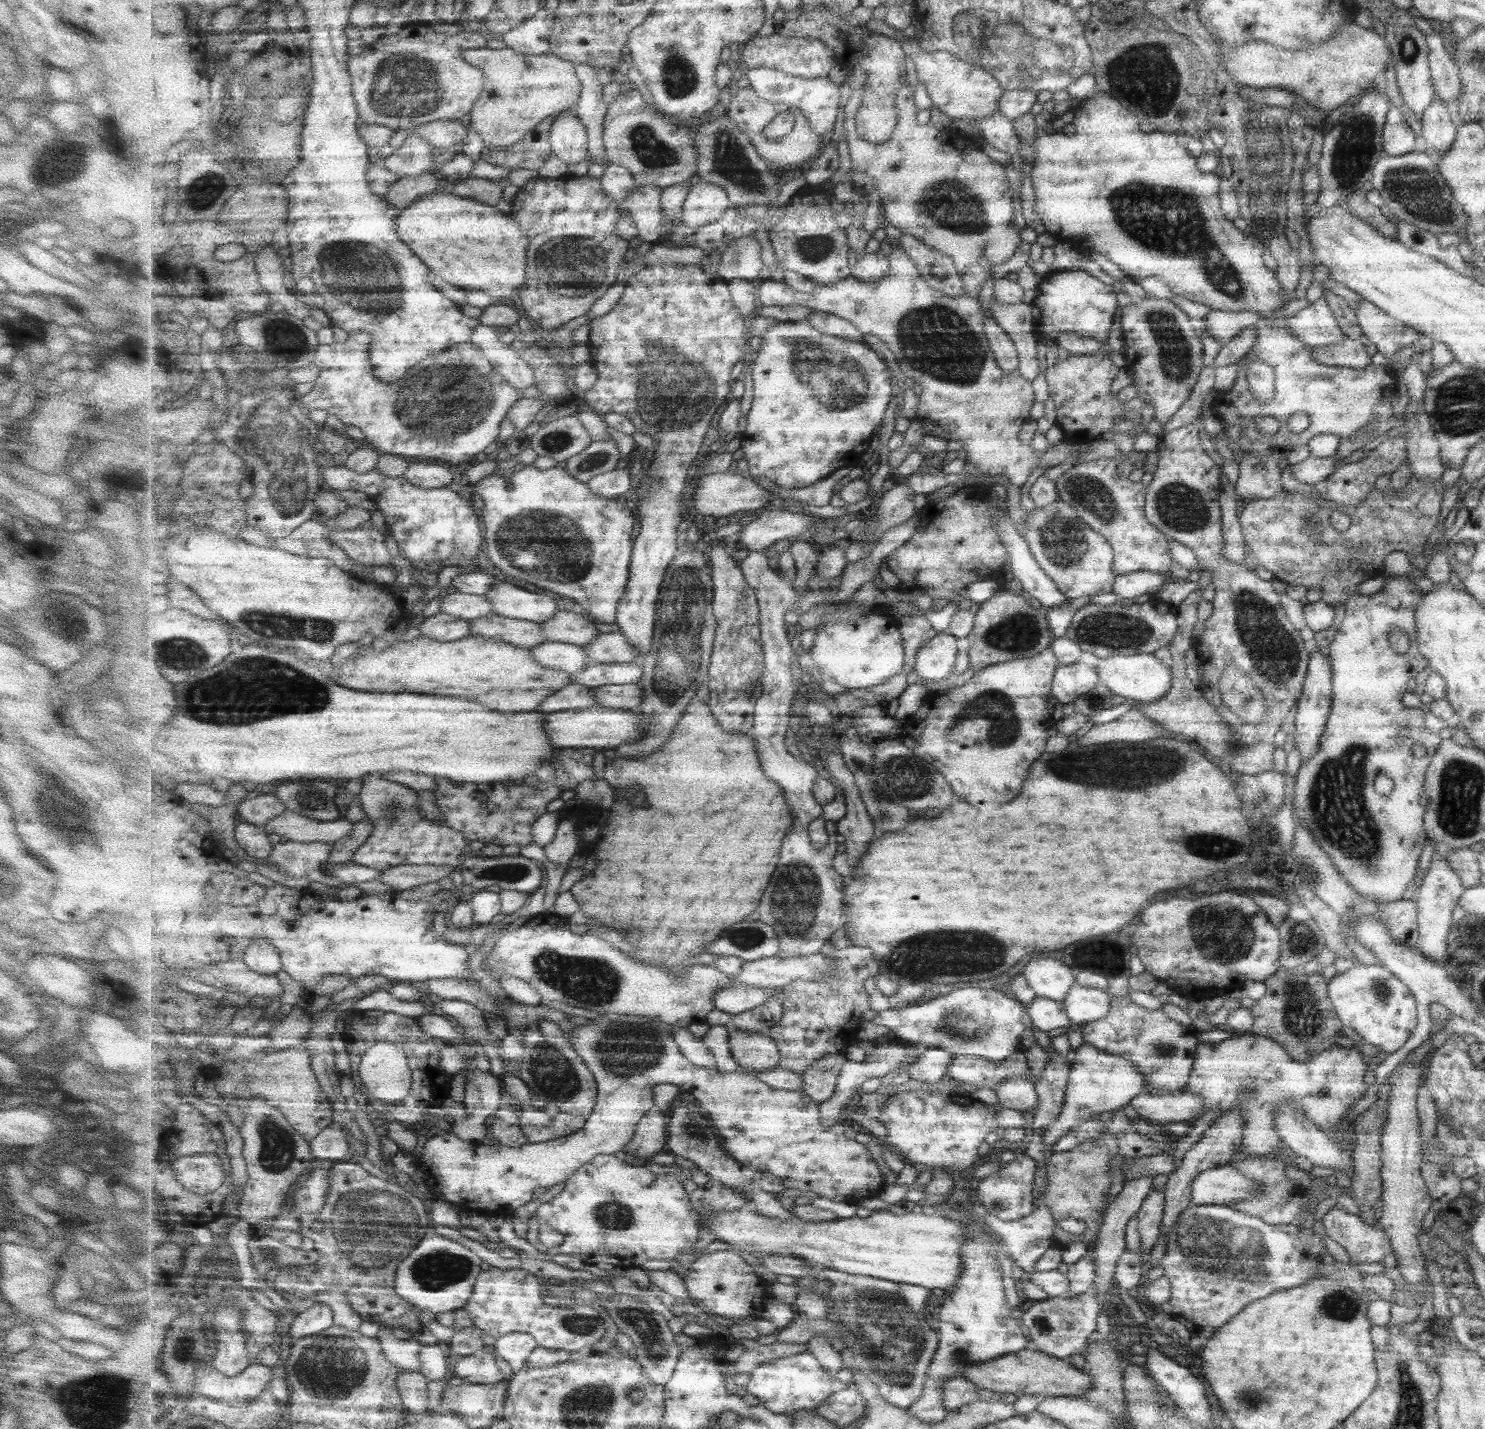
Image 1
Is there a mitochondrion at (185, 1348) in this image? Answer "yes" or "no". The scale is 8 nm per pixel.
yes

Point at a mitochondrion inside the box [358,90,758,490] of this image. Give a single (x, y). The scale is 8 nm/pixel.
(464, 398)

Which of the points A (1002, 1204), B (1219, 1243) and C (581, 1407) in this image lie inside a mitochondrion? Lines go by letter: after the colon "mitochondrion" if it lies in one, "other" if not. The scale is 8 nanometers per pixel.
A: mitochondrion
B: mitochondrion
C: mitochondrion

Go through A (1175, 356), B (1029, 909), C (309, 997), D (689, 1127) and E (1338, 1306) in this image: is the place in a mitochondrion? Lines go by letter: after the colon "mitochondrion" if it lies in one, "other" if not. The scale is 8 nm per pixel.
A: mitochondrion
B: other
C: other
D: mitochondrion
E: mitochondrion

